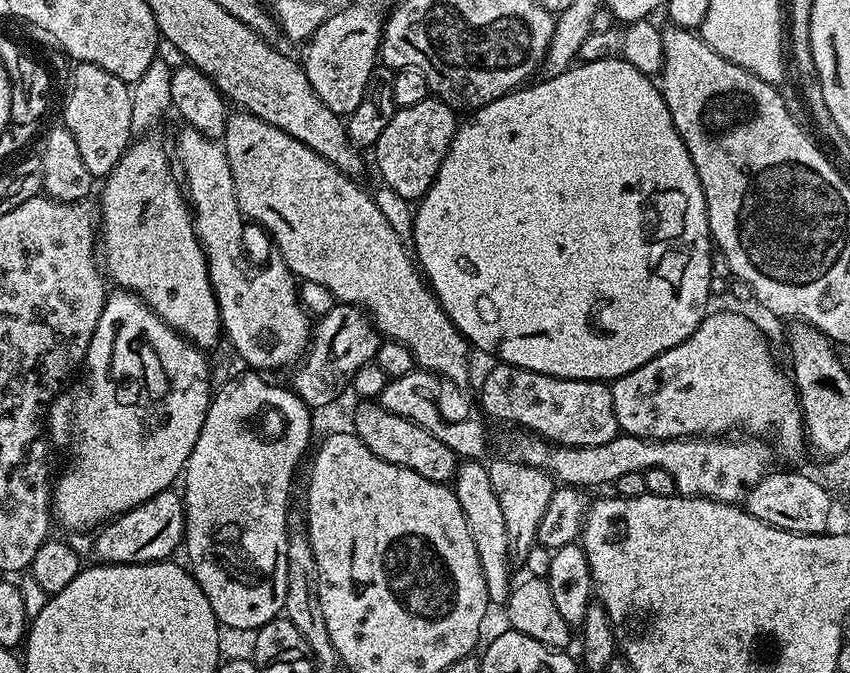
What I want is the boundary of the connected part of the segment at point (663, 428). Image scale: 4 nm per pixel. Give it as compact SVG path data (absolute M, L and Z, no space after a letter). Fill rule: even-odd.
M714 312L705 315L704 320L698 326L698 330L694 330L694 334L690 334L690 338L686 338L686 342L680 342L678 346L658 354L658 358L646 362L646 366L638 366L638 370L630 370L630 374L619 376L618 379L611 381L614 414L620 423L620 432L629 436L640 436L644 440L679 440L681 438L704 438L713 434L728 434L731 433L728 432L731 428L742 427L748 428L752 431L749 433L755 434L760 438L767 437L769 435L768 432L776 432L774 448L779 455L781 452L784 456L796 456L800 451L805 451L804 418L800 411L800 400L797 396L797 387L793 383L793 377L785 370L784 373L776 365L776 360L772 357L772 348L768 345L767 338L760 333L759 326L750 317L743 316L740 312Z

